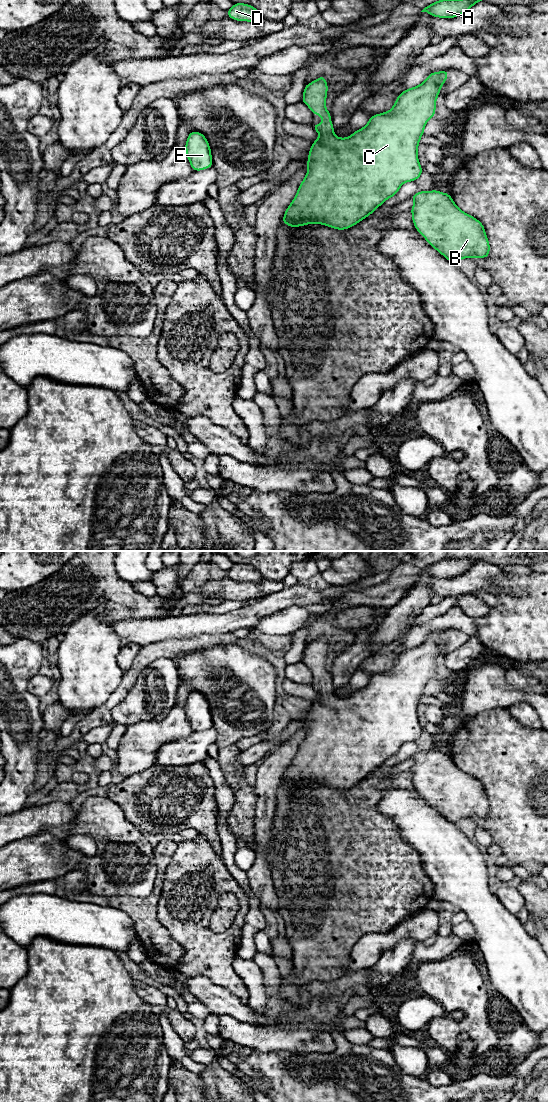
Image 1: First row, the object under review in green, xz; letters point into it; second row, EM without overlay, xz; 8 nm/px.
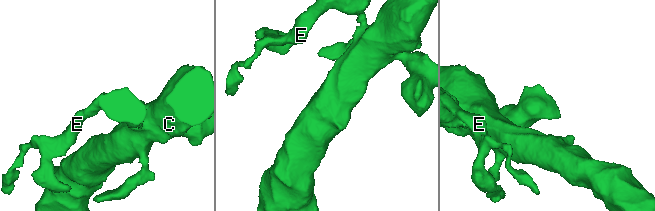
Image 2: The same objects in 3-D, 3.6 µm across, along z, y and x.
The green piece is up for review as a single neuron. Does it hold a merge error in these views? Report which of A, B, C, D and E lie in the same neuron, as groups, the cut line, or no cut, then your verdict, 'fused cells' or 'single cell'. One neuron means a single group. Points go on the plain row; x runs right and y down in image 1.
A B C D E | no cut | single cell

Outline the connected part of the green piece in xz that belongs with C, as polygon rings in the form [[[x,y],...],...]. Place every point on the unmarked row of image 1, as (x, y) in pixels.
[[[449,630],[430,633],[418,646],[404,650],[396,657],[393,667],[384,673],[369,677],[368,683],[356,690],[349,697],[340,698],[334,695],[331,674],[326,669],[328,644],[326,637],[320,636],[305,645],[302,662],[308,666],[312,674],[322,678],[322,684],[312,684],[320,696],[312,703],[307,720],[307,734],[300,743],[297,753],[287,767],[282,783],[296,788],[308,784],[321,784],[336,790],[345,790],[358,784],[371,775],[386,760],[395,756],[406,742],[420,738],[423,728],[418,719],[418,705],[424,695],[427,682],[435,676],[436,660],[442,645],[447,641]]]

